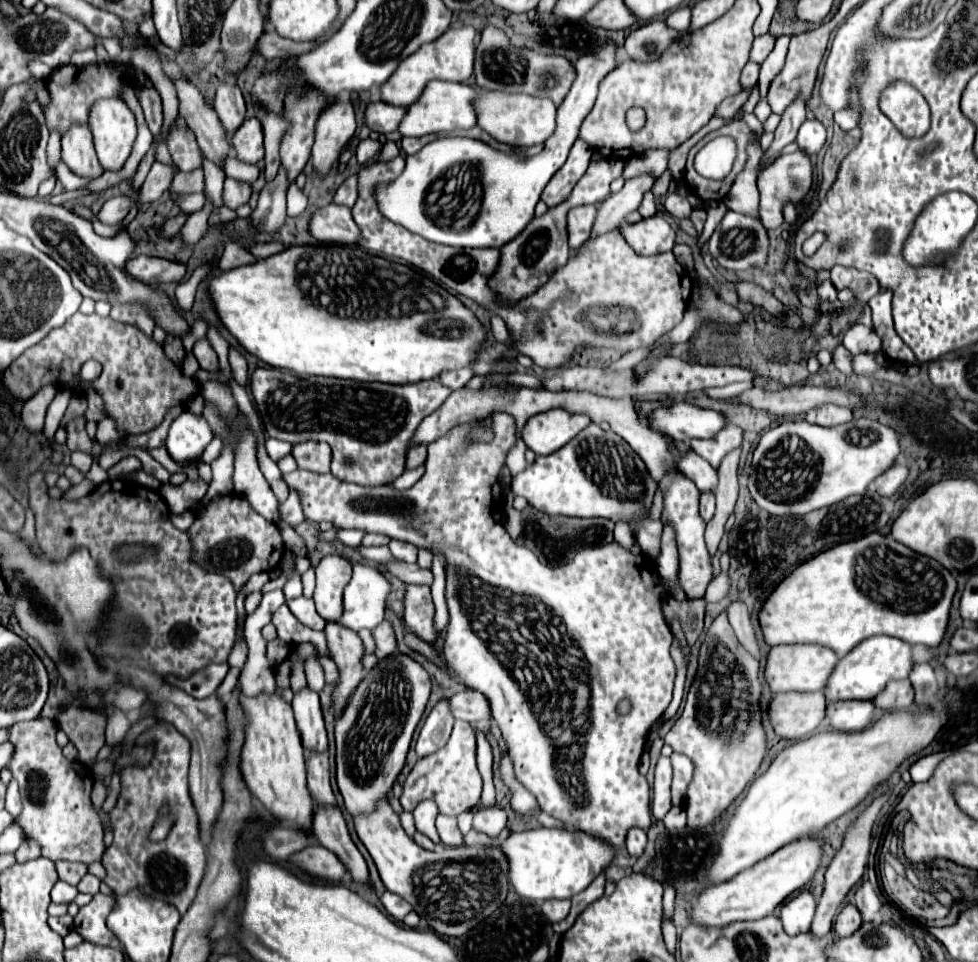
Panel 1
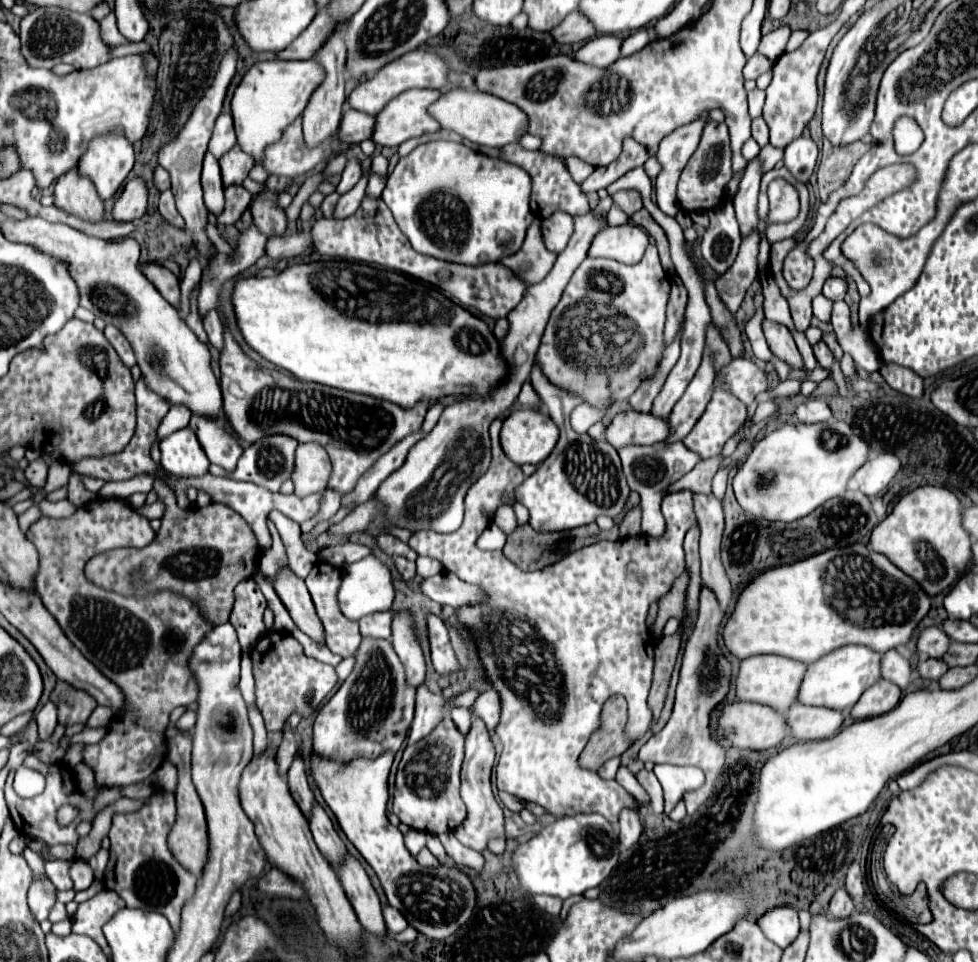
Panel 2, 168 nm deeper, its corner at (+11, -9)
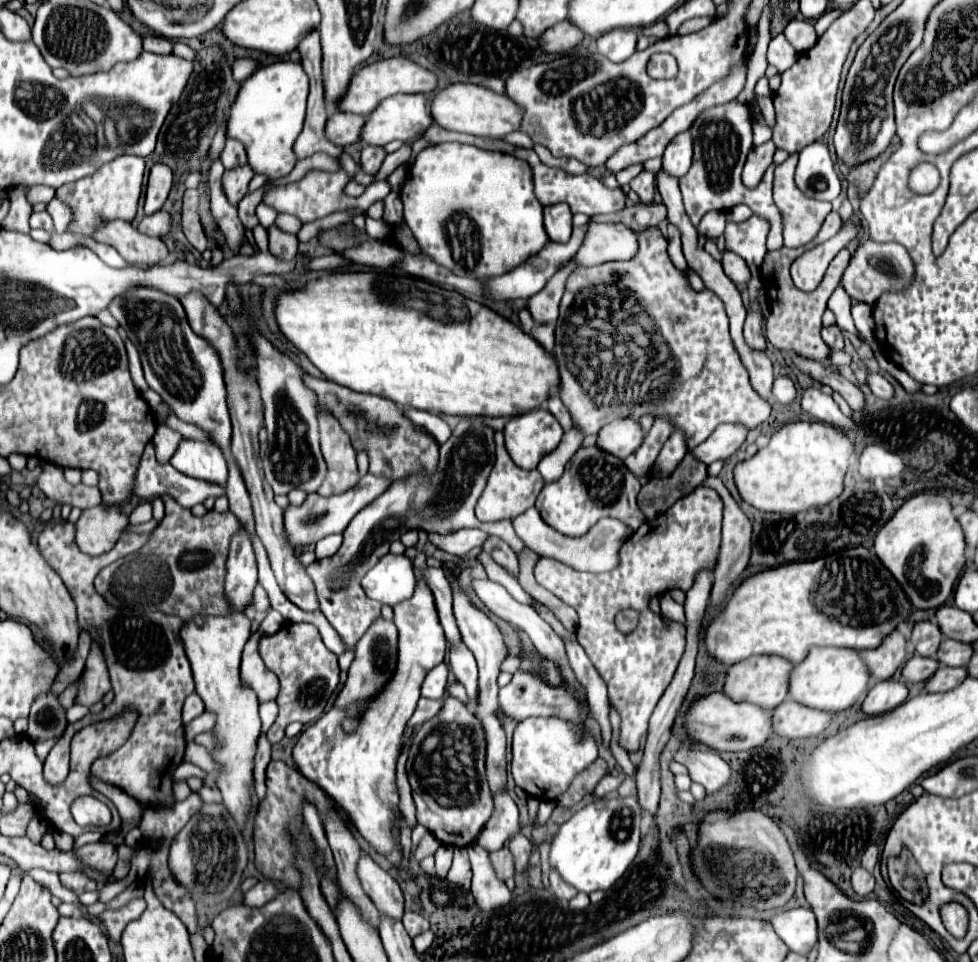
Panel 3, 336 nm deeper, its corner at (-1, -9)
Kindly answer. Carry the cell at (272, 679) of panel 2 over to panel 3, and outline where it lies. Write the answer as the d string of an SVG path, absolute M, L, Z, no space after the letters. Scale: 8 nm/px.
M285 624L277 634L263 636L259 640L259 654L265 662L265 666L277 674L281 682L281 690L277 696L279 704L279 716L275 724L269 728L269 742L277 744L285 736L285 728L291 722L301 724L313 724L317 722L325 706L333 694L333 690L339 684L339 664L337 656L327 650L319 638L319 632L315 626L309 624Z

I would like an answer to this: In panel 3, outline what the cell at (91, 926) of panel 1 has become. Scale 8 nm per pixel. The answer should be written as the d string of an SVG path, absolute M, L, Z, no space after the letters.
M131 900L127 906L117 908L117 910L105 910L97 916L97 924L103 928L103 932L109 936L111 942L119 944L121 940L121 932L127 926L127 922L139 918L145 910L145 900Z

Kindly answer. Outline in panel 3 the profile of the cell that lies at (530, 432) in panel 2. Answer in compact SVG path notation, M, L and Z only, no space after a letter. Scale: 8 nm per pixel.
M545 408L515 416L503 428L505 446L519 468L533 470L539 460L551 454L561 442L563 428Z

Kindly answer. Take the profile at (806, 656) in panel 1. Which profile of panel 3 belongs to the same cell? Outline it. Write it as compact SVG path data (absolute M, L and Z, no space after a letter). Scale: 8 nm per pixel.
M751 656L739 664L729 666L725 680L725 694L735 702L751 702L763 708L777 708L789 696L789 676L793 664L781 656Z

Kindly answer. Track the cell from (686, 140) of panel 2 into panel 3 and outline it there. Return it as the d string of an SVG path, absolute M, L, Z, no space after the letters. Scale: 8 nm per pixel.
M691 132L677 134L665 148L663 172L673 178L681 178L689 172L693 162L693 136Z

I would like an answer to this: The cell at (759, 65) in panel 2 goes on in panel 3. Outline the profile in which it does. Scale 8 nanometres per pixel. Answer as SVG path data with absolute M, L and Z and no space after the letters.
M779 34L769 42L769 50L767 50L767 62L771 66L777 68L777 72L785 72L787 68L793 66L793 62L799 58L799 54L793 50L793 46L789 46L789 42Z

